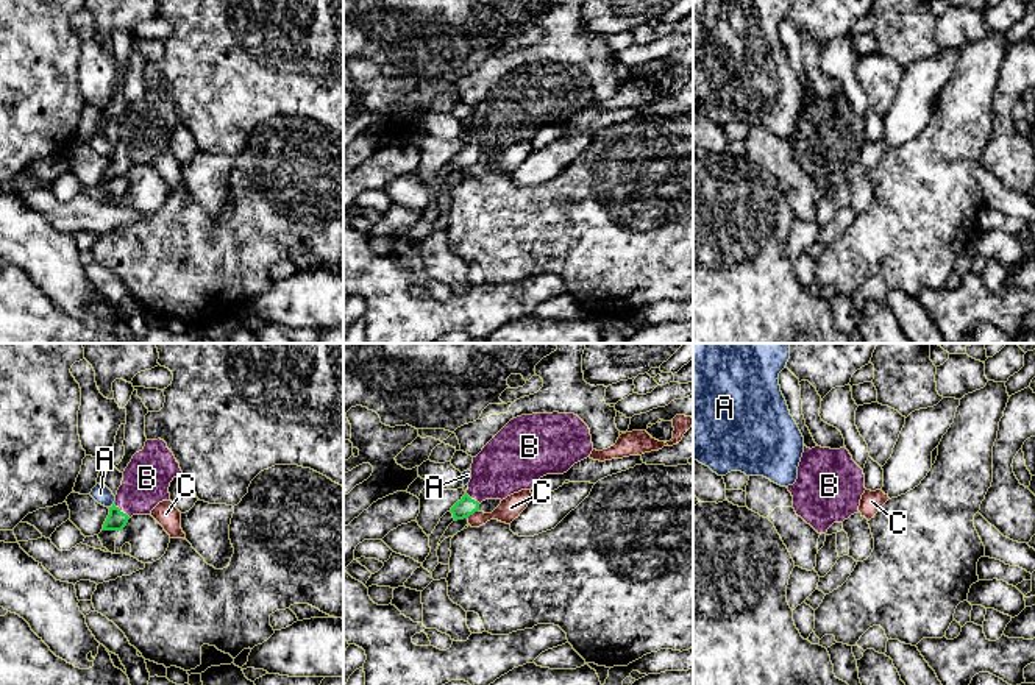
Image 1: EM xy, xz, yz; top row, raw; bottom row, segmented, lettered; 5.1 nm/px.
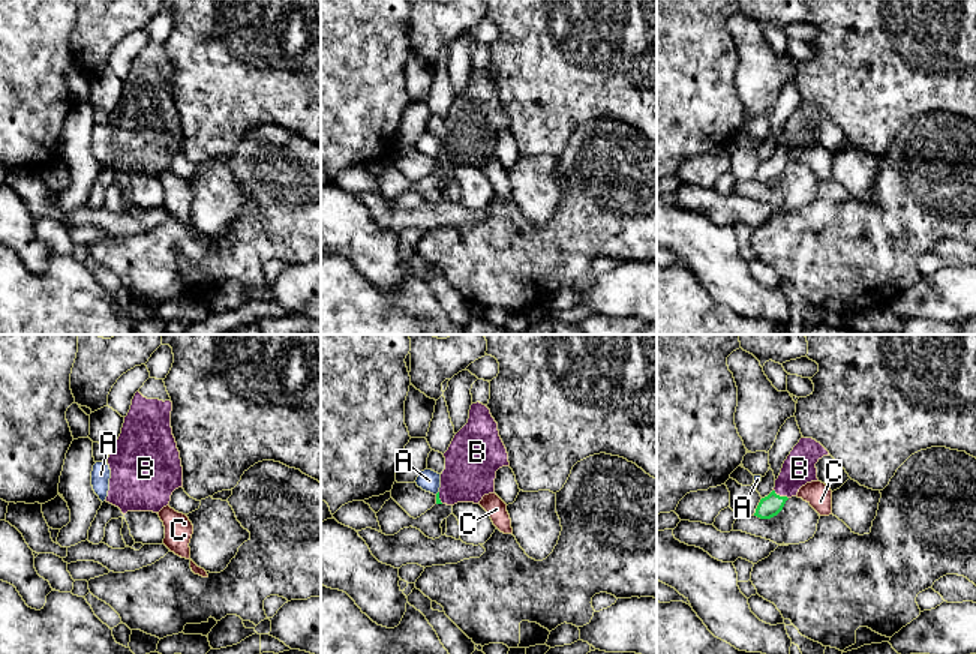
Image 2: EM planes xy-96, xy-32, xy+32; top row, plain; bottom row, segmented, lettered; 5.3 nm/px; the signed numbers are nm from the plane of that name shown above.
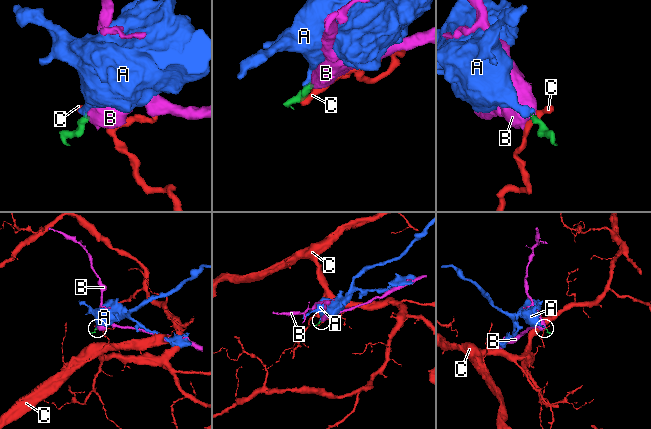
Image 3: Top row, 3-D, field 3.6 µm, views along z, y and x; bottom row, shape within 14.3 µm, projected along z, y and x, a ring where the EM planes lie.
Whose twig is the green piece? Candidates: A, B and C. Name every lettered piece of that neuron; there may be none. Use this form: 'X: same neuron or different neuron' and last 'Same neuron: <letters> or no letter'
A: different neuron
B: same neuron
C: different neuron
Same neuron: B

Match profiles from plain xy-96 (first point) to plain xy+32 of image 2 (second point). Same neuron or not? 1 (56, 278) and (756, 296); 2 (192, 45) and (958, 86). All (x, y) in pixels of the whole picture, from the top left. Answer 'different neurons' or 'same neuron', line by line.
1: different neurons
2: same neuron

